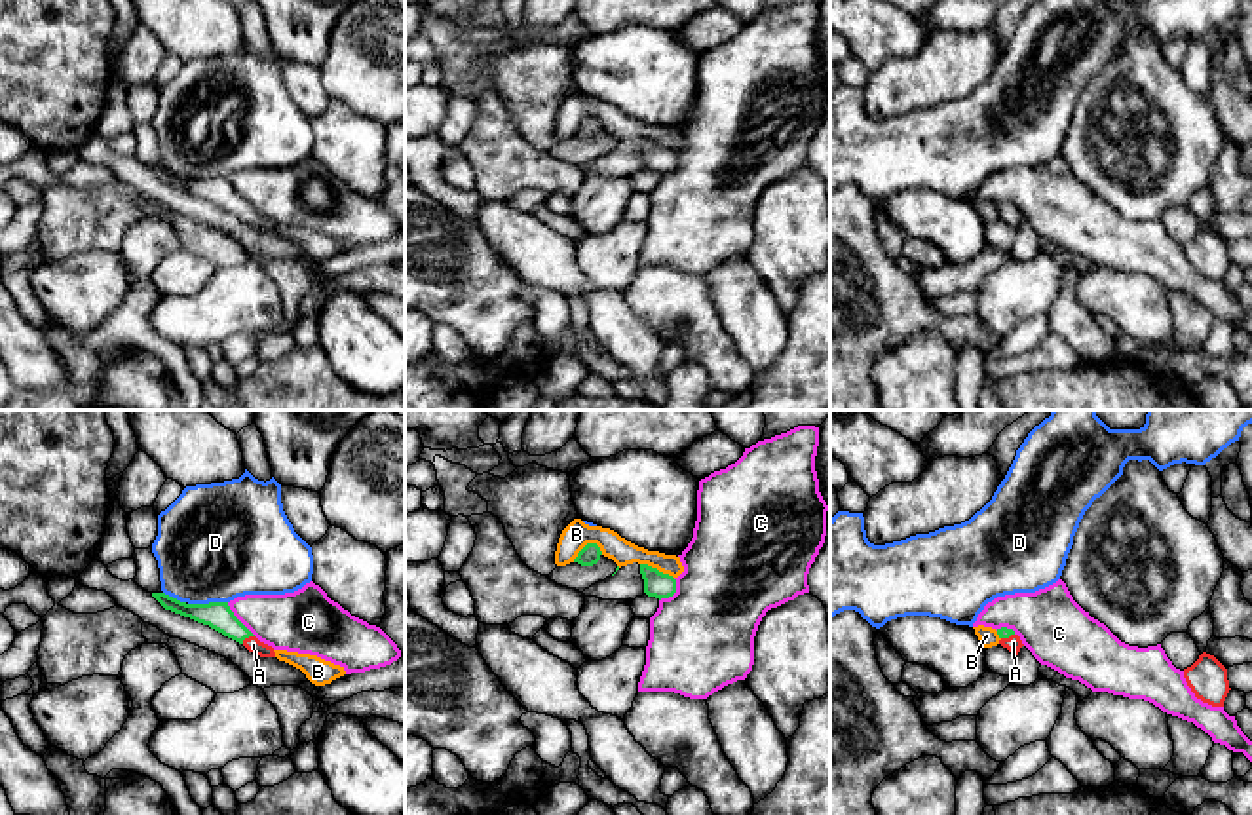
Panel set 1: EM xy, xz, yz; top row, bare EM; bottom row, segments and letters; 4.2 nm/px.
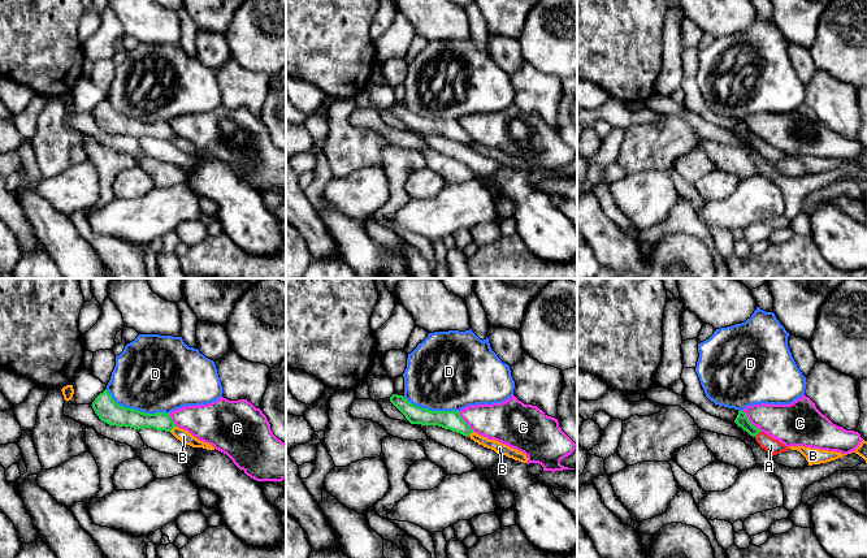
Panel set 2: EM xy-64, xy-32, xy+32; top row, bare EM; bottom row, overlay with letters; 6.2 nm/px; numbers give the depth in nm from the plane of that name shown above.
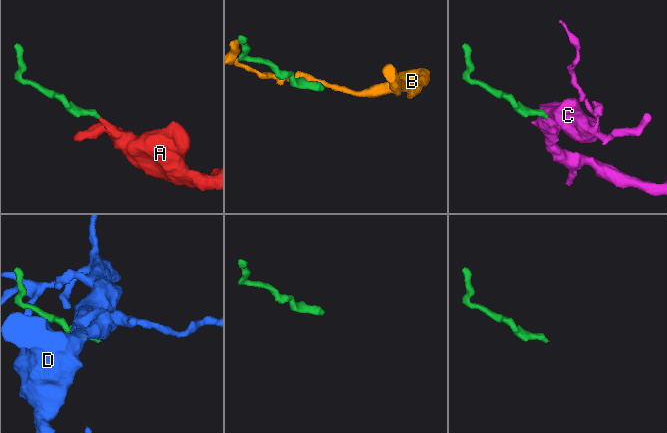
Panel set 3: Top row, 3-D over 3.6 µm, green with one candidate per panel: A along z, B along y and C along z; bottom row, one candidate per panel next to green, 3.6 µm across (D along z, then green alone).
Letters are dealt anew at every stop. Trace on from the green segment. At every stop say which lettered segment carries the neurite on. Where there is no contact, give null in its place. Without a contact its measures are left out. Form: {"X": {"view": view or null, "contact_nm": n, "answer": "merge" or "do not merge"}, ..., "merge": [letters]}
{"A": {"view": "xy", "contact_nm": 70, "answer": "merge"}, "B": {"view": "xz", "contact_nm": 140, "answer": "do not merge"}, "C": {"view": "xy", "contact_nm": 190, "answer": "do not merge"}, "D": {"view": "xy", "contact_nm": 170, "answer": "do not merge"}, "merge": ["A"]}

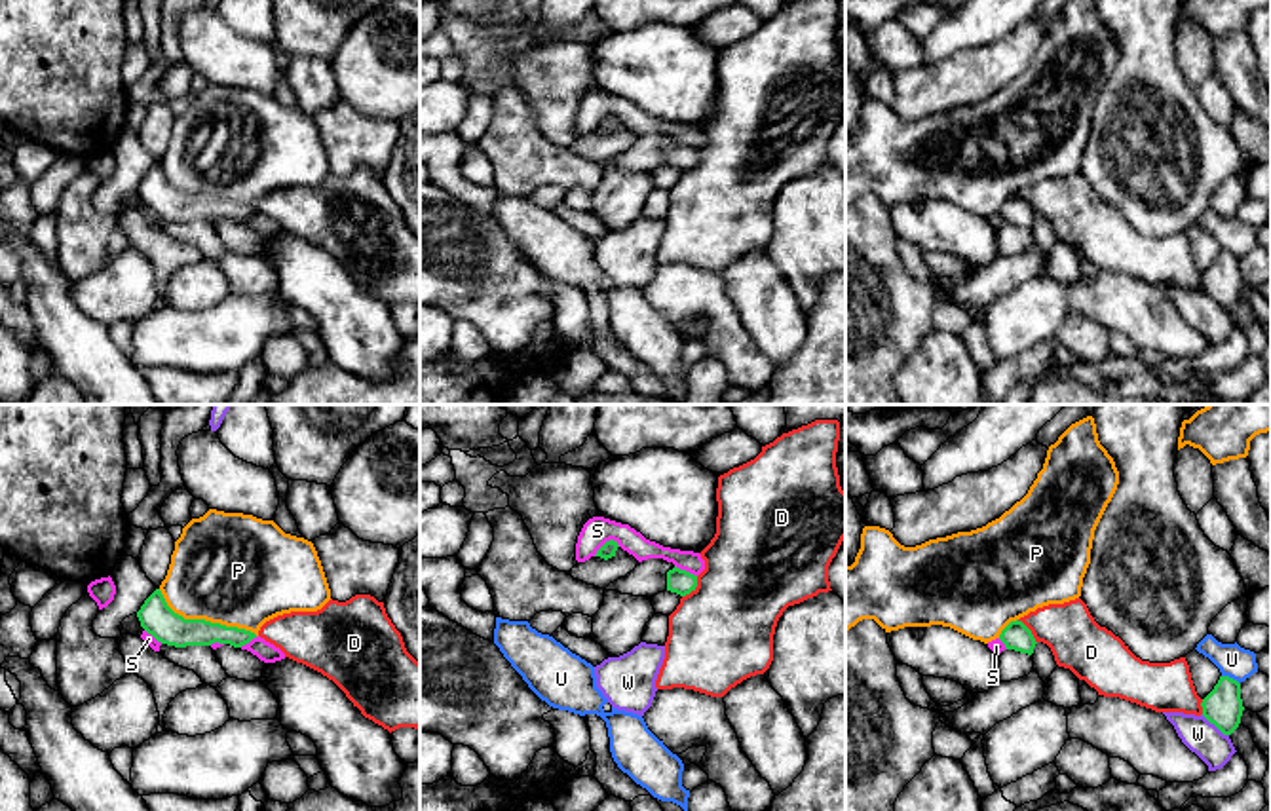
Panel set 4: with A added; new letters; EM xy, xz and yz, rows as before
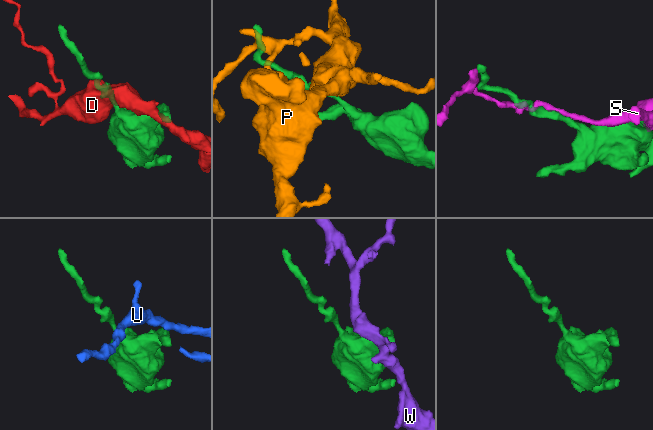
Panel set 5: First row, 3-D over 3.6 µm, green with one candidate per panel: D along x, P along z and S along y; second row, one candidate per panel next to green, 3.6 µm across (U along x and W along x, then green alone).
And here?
{"D": {"view": "xz", "contact_nm": 120, "answer": "do not merge"}, "P": {"view": "xy", "contact_nm": 460, "answer": "do not merge"}, "S": {"view": "xz", "contact_nm": 130, "answer": "do not merge"}, "U": {"view": "yz", "contact_nm": 90, "answer": "do not merge"}, "W": {"view": "yz", "contact_nm": 150, "answer": "do not merge"}, "merge": []}

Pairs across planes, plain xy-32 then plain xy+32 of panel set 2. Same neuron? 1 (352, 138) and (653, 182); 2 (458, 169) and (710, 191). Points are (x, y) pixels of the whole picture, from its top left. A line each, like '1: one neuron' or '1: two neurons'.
1: two neurons
2: two neurons

